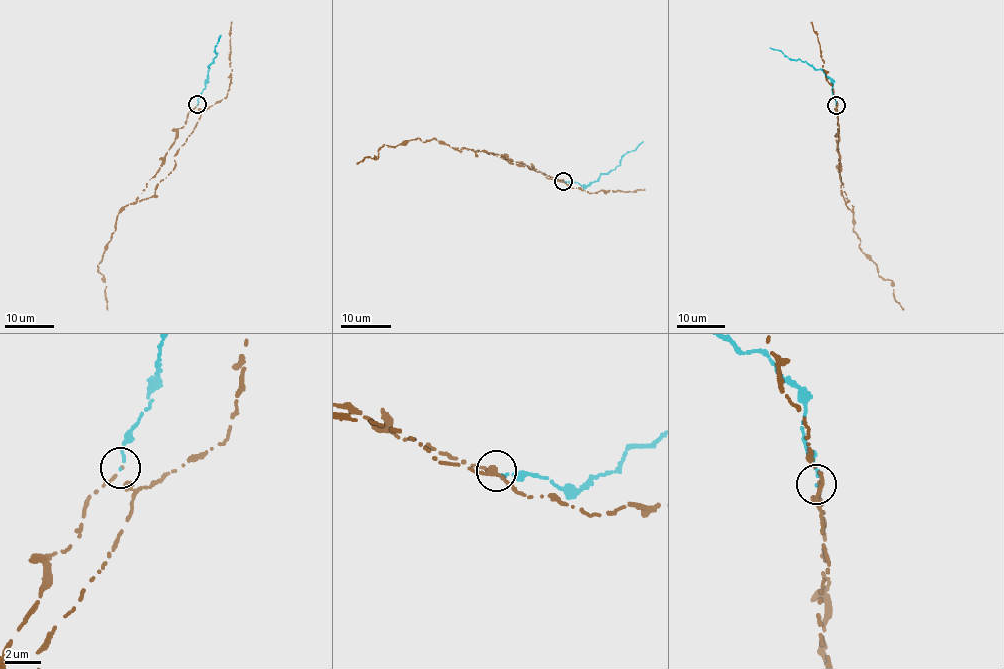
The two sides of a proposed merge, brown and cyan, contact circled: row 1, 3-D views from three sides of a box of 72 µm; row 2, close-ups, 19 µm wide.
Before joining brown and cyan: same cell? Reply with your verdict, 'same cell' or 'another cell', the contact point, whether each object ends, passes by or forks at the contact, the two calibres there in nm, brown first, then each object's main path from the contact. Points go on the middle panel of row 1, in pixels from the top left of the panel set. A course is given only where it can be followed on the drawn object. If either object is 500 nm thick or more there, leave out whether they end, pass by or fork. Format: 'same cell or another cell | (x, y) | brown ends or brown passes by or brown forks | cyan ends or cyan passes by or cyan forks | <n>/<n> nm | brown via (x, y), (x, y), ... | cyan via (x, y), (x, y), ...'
same cell | (563, 181) | brown passes by | cyan ends | 110/170 nm | brown via (563, 181), (490, 152), (451, 148), (435, 139), (385, 144), (377, 157), (357, 163) | cyan via (563, 181), (582, 186), (594, 182), (601, 174), (615, 169), (621, 156), (643, 142)

